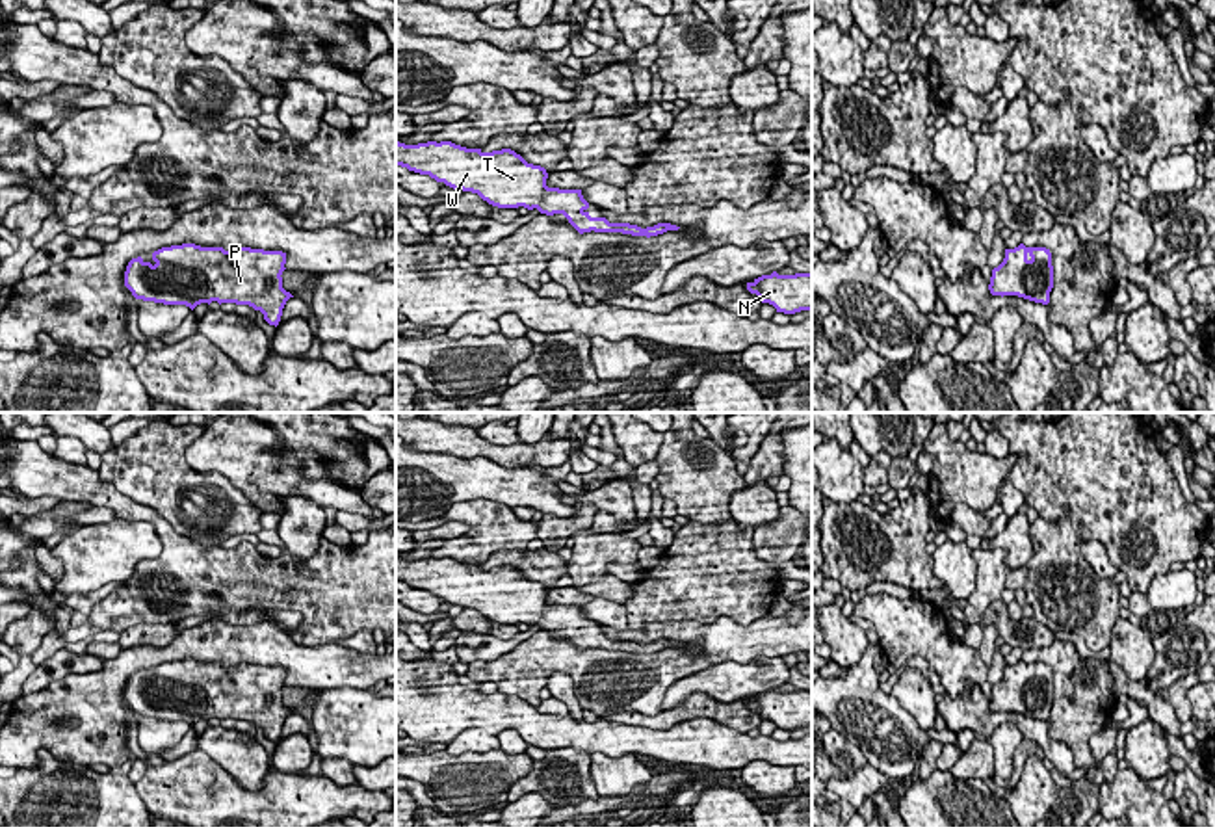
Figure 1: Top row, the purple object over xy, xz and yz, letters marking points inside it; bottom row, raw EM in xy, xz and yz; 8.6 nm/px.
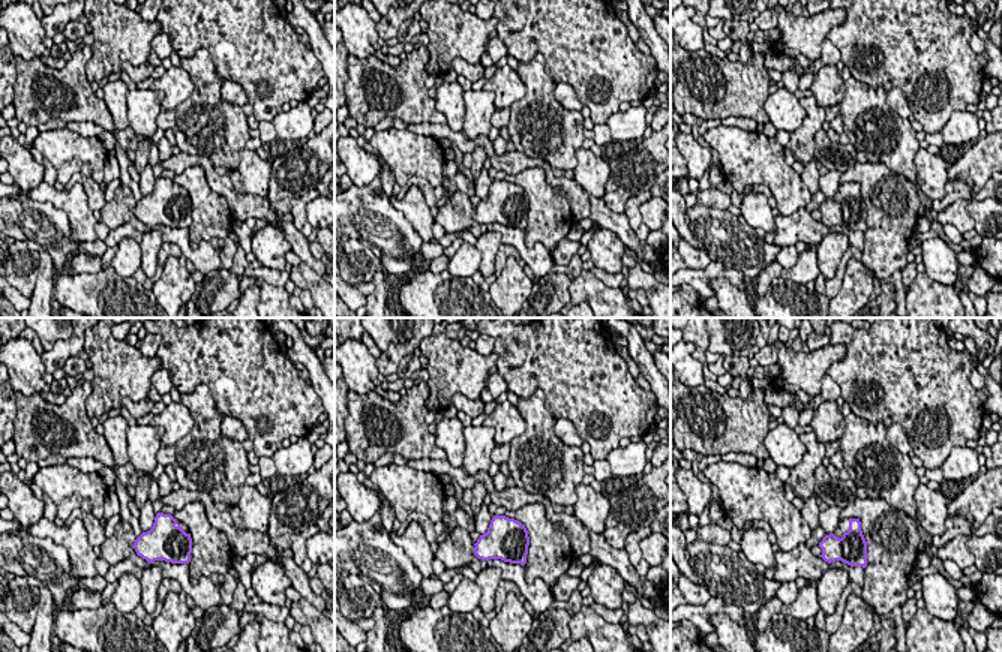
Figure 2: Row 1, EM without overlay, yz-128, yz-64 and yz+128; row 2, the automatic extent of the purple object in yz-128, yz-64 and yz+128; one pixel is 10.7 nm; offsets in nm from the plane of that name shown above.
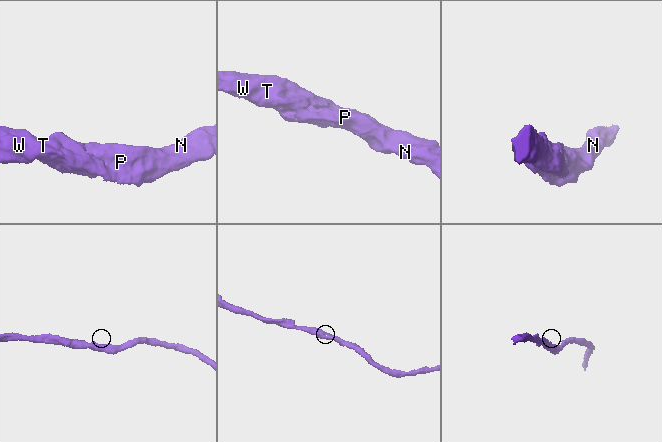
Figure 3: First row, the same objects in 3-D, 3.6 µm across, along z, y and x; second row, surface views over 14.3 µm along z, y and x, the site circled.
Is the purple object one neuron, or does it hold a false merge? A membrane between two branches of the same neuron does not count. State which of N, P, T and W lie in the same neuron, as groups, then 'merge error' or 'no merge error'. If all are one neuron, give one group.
N P T W; no merge error

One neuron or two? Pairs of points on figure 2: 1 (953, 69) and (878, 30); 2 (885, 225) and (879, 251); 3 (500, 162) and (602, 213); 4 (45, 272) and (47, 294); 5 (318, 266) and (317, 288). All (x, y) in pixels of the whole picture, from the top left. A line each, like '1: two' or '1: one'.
1: one
2: one
3: one
4: one
5: two

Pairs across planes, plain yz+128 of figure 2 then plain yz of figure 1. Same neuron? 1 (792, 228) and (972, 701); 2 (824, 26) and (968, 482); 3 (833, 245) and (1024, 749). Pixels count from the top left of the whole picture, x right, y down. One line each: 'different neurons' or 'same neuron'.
1: same neuron
2: same neuron
3: different neurons

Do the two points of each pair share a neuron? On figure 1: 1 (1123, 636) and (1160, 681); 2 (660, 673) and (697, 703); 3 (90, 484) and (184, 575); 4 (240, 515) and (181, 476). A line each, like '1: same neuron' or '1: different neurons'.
1: different neurons
2: different neurons
3: same neuron
4: same neuron

